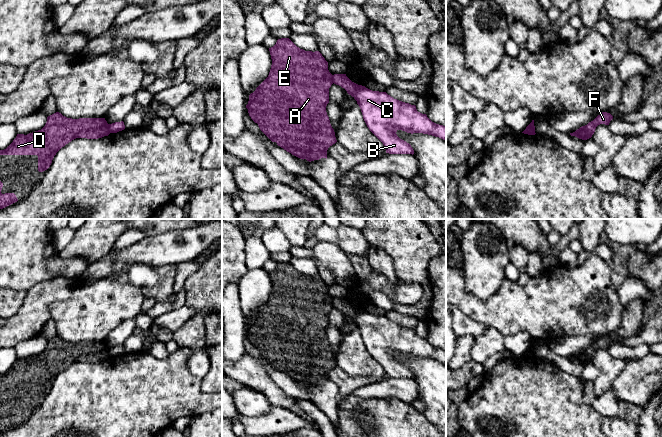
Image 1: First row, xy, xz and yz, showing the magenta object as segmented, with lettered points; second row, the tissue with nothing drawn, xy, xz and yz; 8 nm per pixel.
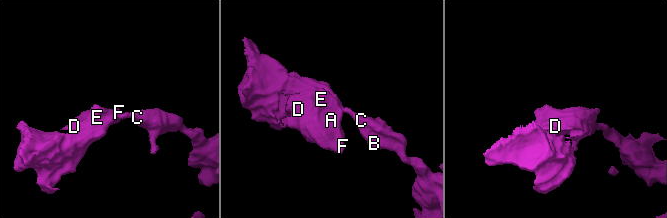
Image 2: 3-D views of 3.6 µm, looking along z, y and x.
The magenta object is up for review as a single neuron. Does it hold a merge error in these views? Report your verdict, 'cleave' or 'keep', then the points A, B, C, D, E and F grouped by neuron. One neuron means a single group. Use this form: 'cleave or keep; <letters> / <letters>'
cleave; A D E F / B C

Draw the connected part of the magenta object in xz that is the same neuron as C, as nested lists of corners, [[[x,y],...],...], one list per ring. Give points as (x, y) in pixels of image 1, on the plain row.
[[[334,298],[333,307],[344,312],[357,325],[367,351],[383,367],[386,377],[414,378],[411,369],[397,360],[398,354],[411,358],[428,358],[446,365],[446,351],[432,346],[426,338],[418,336],[415,329],[394,323],[386,316],[372,315],[365,310],[358,309],[352,306],[346,298]]]

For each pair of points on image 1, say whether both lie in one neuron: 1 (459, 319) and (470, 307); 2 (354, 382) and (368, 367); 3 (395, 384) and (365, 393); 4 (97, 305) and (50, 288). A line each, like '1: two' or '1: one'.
1: two
2: two
3: one
4: two

